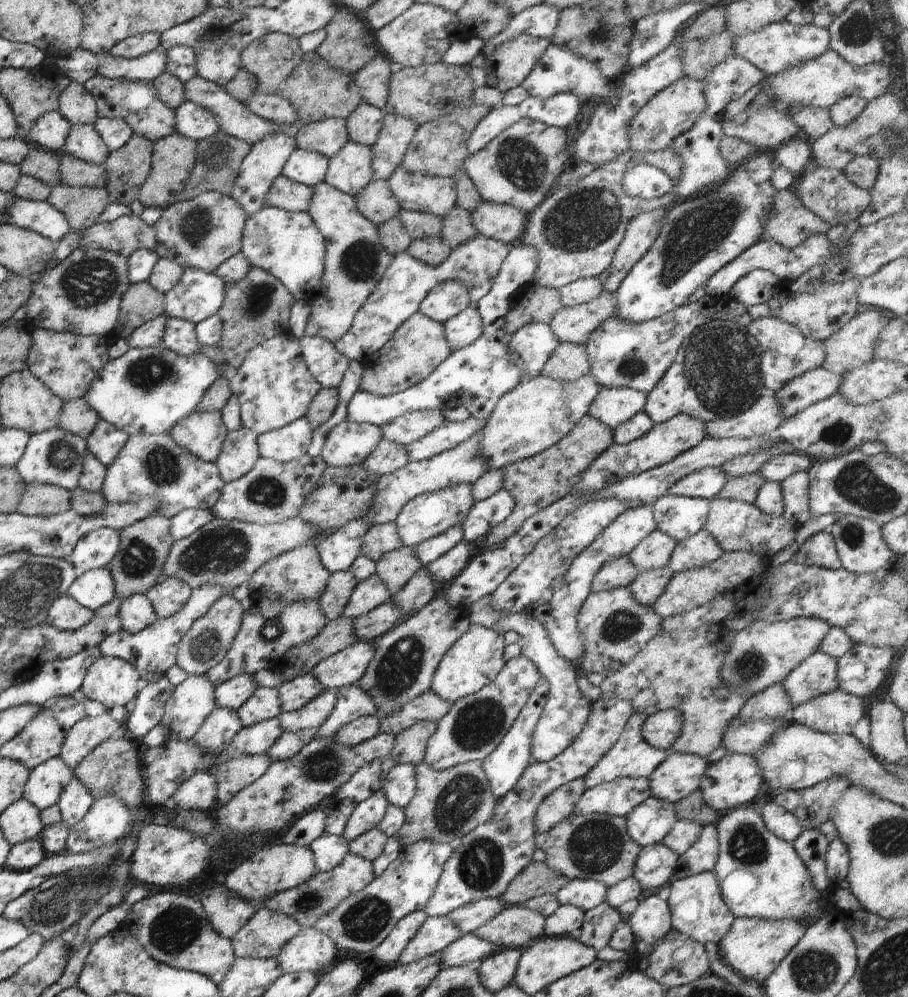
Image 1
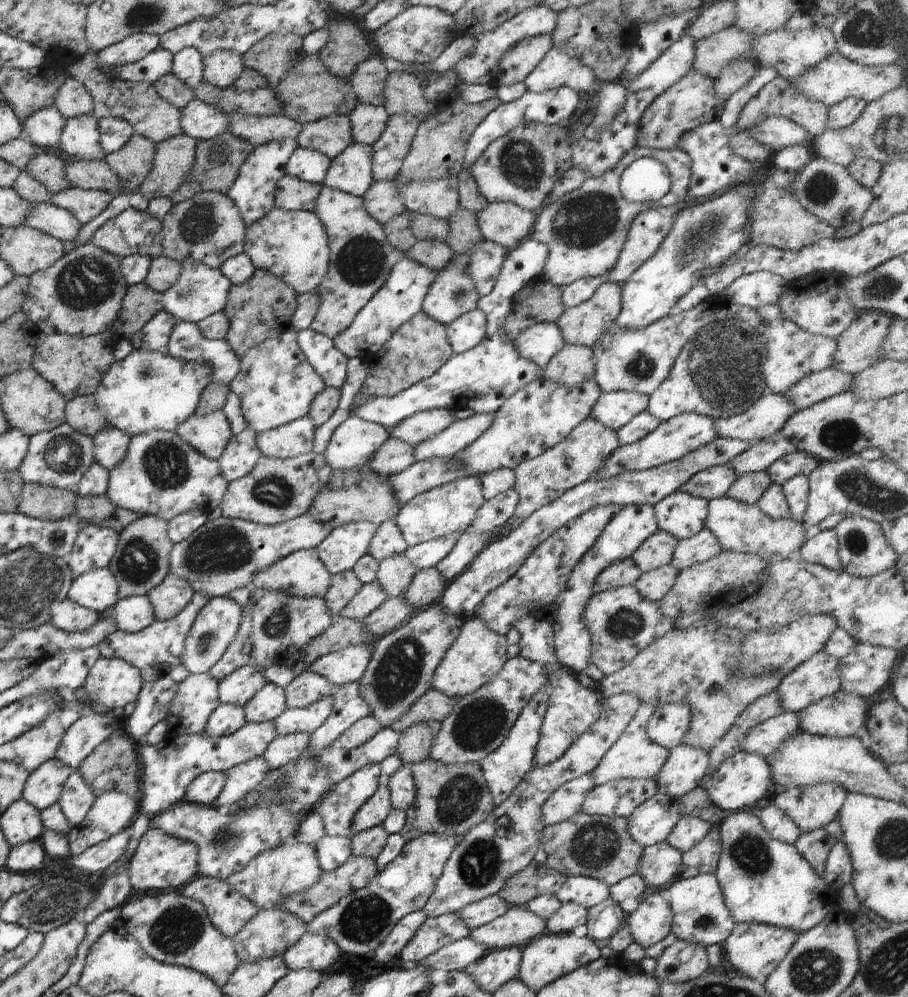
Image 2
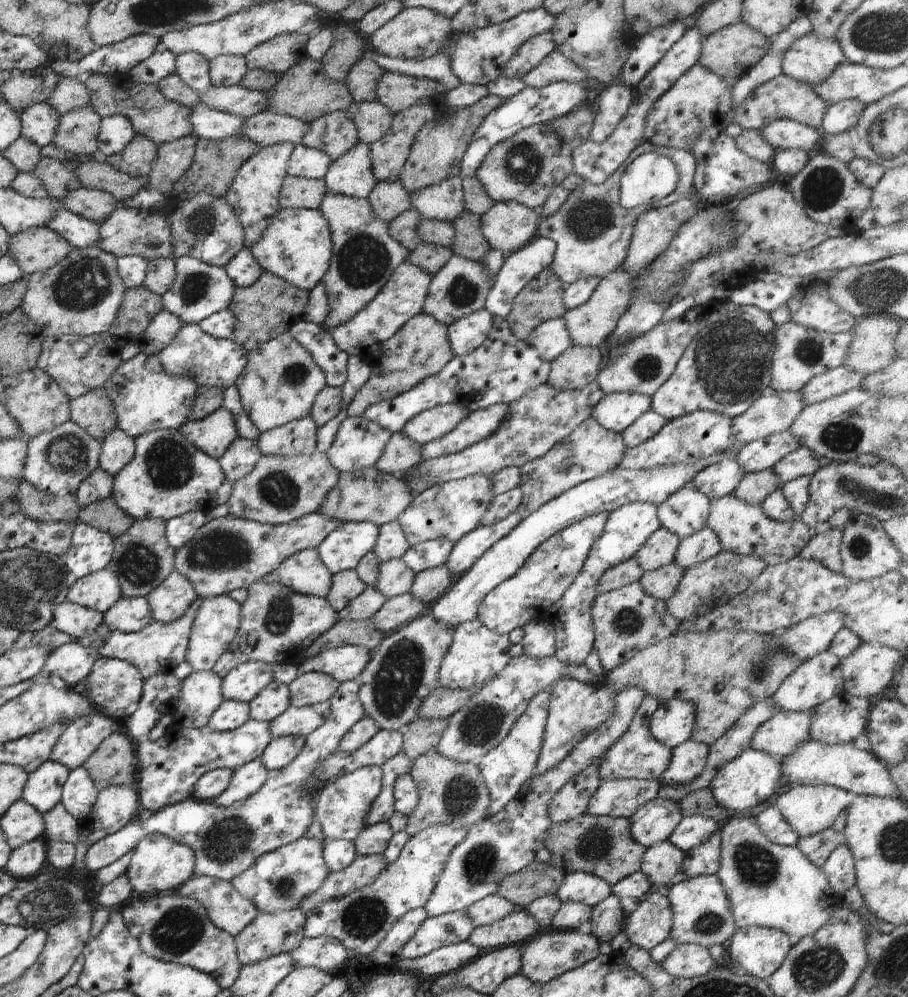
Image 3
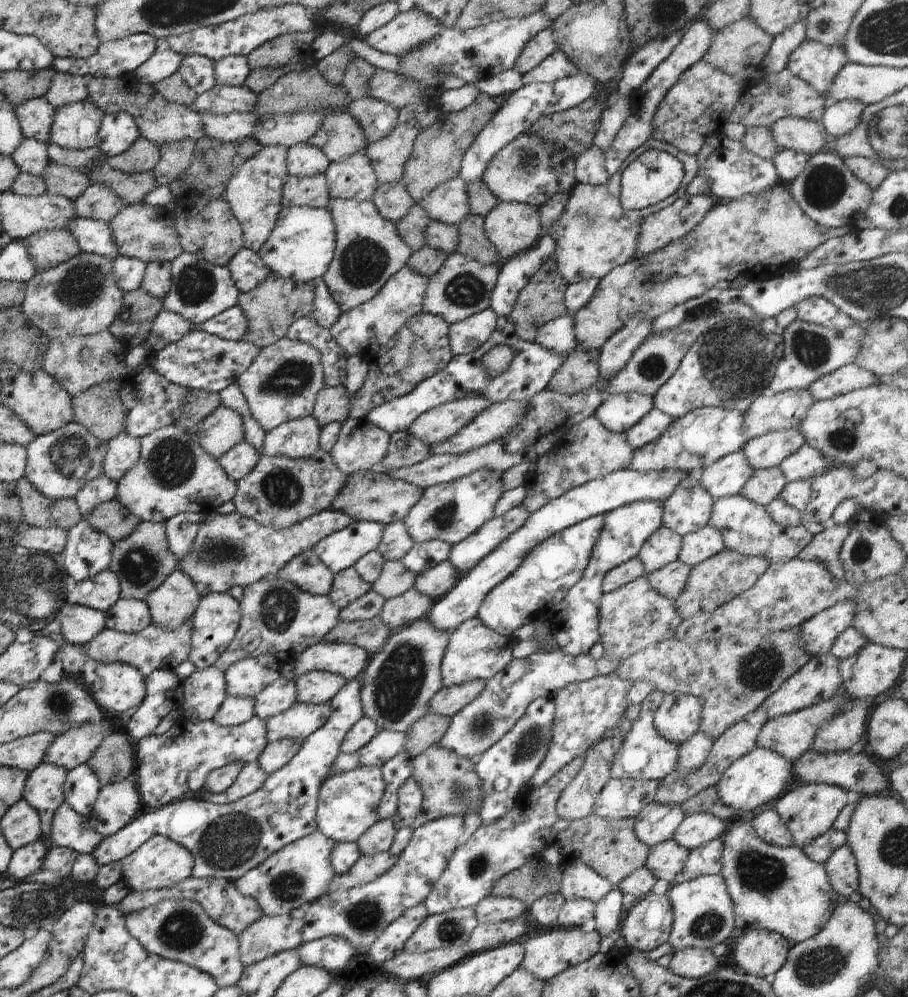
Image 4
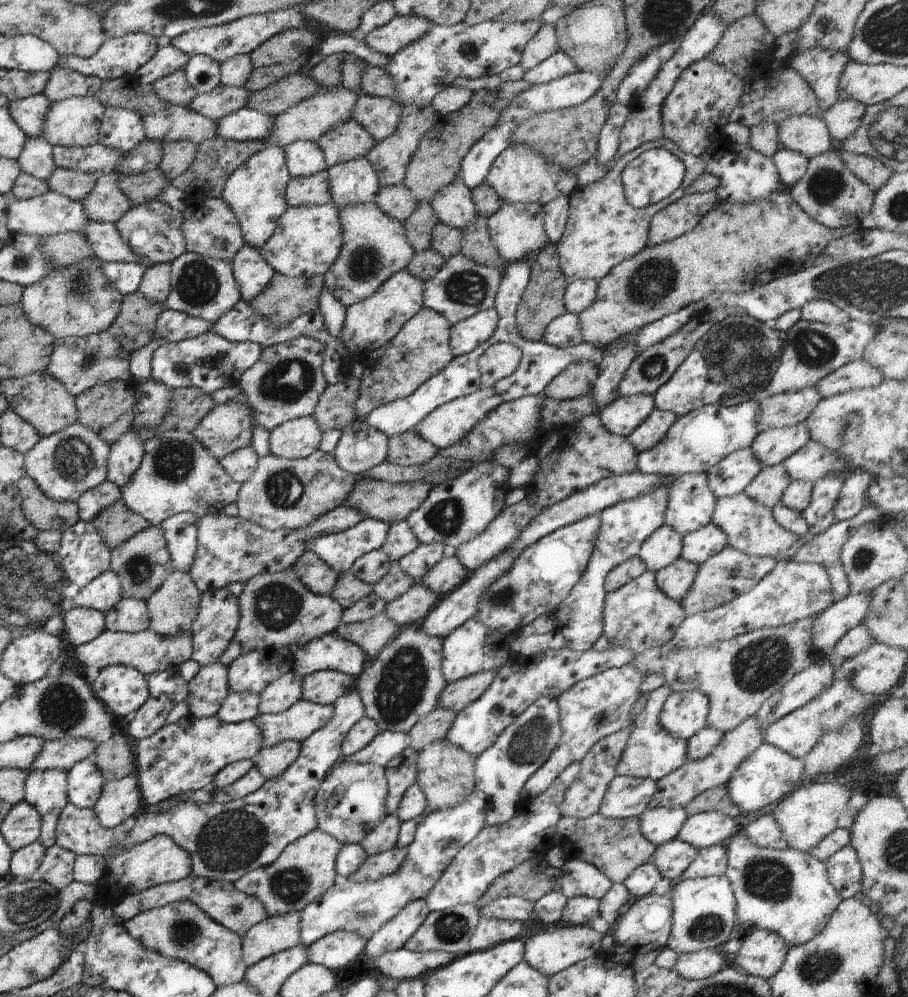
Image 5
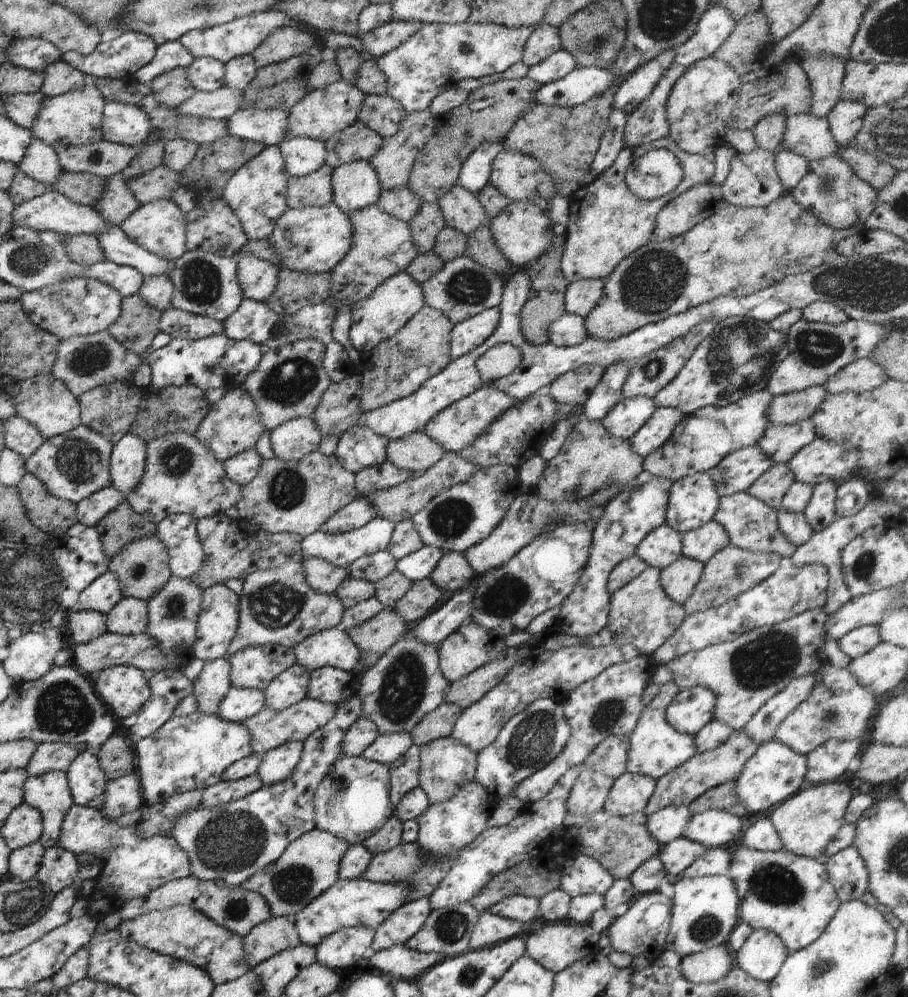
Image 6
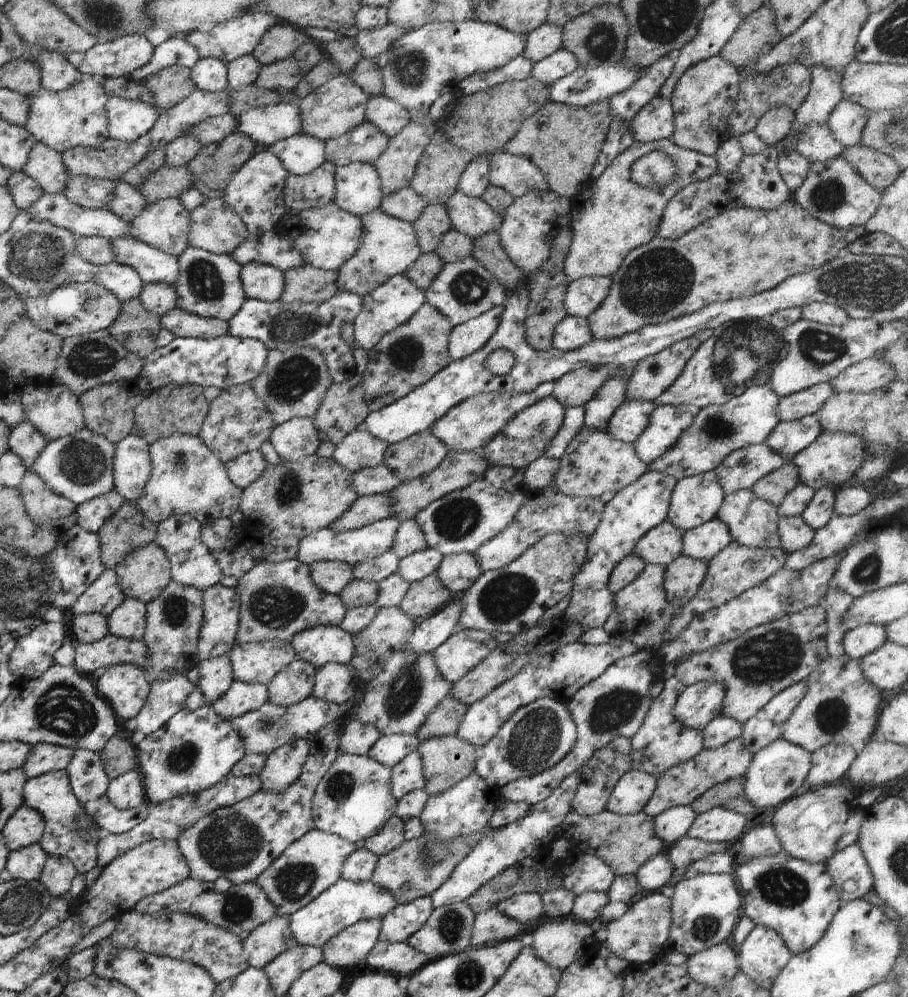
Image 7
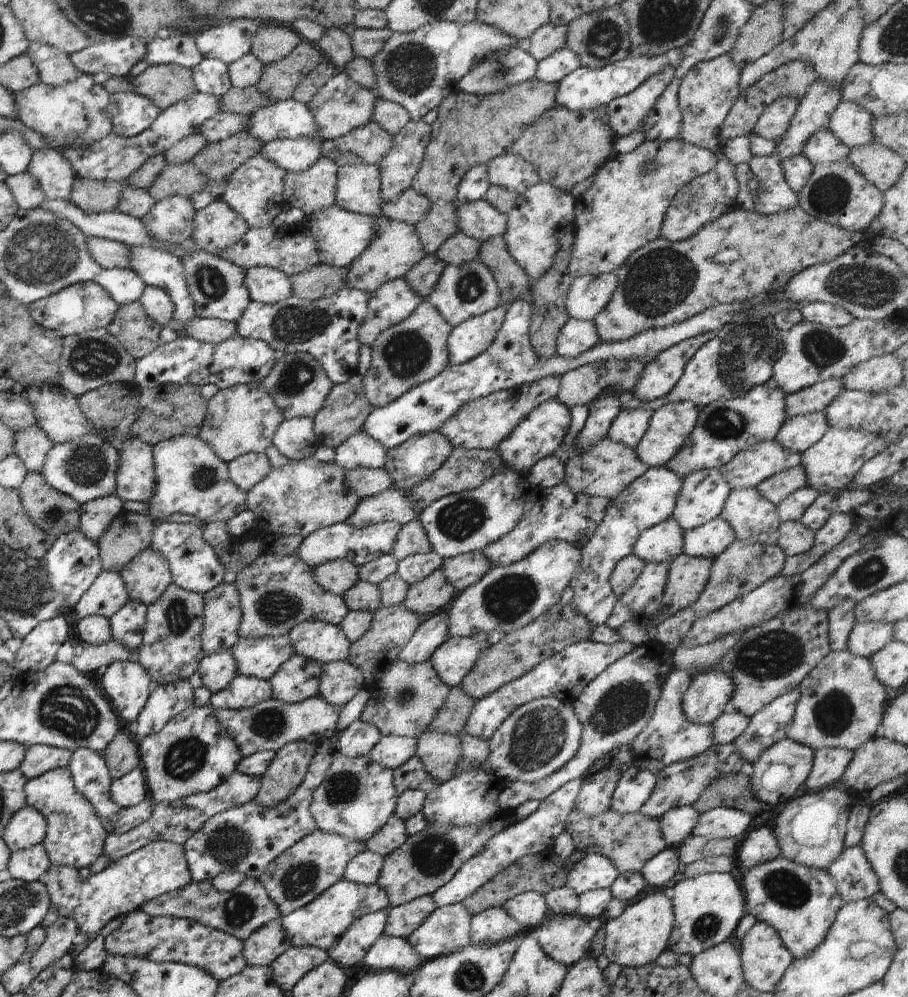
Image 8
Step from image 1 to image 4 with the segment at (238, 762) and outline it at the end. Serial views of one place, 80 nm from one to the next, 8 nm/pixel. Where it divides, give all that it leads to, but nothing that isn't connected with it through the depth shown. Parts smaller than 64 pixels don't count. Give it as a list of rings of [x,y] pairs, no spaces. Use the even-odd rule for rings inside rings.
[[[256,760],[251,763],[246,763],[238,773],[236,780],[232,786],[221,793],[212,794],[207,790],[202,790],[196,794],[196,798],[201,798],[203,801],[214,803],[215,805],[227,805],[262,788],[267,774]]]

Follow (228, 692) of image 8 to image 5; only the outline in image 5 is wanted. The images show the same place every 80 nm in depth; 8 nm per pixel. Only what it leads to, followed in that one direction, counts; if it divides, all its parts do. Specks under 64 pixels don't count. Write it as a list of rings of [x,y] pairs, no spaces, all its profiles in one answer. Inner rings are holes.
[[[229,693],[216,713],[226,724],[253,720],[259,715],[260,697],[256,693]]]

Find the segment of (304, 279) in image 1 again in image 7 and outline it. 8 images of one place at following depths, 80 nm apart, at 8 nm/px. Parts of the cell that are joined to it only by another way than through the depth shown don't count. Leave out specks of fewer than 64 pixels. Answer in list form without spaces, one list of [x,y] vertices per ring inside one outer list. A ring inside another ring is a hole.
[[[334,201],[322,208],[313,208],[305,211],[290,212],[290,218],[284,223],[284,232],[280,232],[284,238],[293,242],[294,248],[303,257],[302,265],[310,265],[317,269],[337,271],[346,260],[354,256],[360,244],[363,224],[361,218],[341,209]]]

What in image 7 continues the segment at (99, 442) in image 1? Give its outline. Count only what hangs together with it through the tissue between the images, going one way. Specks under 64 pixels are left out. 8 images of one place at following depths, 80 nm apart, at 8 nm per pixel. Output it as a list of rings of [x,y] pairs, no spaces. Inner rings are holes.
[[[130,434],[115,444],[114,489],[126,502],[133,503],[144,494],[151,470],[149,444],[144,439]]]

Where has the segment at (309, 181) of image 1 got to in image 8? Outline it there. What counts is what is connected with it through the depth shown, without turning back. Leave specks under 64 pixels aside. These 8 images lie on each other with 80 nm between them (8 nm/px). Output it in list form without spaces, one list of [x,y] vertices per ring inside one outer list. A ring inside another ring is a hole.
[[[312,137],[276,139],[264,144],[260,153],[285,171],[299,173],[304,172],[322,157],[320,145],[320,141]]]

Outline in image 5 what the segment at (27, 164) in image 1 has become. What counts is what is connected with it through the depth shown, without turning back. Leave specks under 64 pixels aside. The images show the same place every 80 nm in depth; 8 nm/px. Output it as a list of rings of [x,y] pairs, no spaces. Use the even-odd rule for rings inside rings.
[[[56,167],[46,182],[50,191],[60,193],[73,201],[83,201],[94,188],[99,176],[97,173],[83,173]]]

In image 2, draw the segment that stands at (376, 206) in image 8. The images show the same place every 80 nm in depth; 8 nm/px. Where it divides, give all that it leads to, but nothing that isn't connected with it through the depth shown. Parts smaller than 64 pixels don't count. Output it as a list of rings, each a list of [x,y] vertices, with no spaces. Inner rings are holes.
[[[350,143],[331,159],[323,184],[342,192],[363,197],[375,181],[372,172],[373,146]]]

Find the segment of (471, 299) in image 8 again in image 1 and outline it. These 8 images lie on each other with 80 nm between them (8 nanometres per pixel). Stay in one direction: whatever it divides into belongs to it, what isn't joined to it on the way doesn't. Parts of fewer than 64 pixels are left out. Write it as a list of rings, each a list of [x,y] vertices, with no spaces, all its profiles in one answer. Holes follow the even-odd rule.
[[[443,281],[428,292],[420,303],[419,311],[428,318],[444,324],[468,306],[471,306],[470,297],[462,283]]]

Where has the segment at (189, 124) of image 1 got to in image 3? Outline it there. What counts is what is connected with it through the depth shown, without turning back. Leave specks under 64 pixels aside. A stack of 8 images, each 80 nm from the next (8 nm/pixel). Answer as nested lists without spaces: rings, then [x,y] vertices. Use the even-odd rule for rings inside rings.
[[[196,103],[189,109],[189,121],[197,139],[220,140],[241,134],[243,120],[240,117]]]

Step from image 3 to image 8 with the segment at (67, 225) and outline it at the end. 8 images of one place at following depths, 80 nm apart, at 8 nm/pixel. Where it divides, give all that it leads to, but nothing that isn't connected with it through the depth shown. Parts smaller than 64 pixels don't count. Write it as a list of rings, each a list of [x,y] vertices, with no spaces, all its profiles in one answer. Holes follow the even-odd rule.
[[[129,247],[131,268],[147,284],[163,288],[174,303],[173,319],[180,321],[181,326],[186,321],[192,320],[195,316],[194,303],[186,284],[185,270],[182,261],[174,253],[157,249],[154,247]]]

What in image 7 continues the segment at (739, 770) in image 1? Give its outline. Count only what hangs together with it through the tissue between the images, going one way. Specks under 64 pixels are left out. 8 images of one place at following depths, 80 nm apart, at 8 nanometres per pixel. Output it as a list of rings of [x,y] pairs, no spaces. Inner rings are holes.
[[[782,738],[775,740],[752,755],[748,773],[744,774],[744,794],[755,808],[764,808],[764,804],[776,806],[794,796],[794,792],[806,780],[810,767],[811,753]],[[774,772],[780,772],[782,776],[774,776]],[[772,778],[774,782],[770,782]]]

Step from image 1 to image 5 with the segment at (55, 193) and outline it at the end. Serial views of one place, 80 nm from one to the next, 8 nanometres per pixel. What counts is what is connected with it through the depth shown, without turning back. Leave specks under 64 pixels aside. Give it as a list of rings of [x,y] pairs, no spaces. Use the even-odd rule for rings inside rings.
[[[110,171],[100,175],[94,188],[81,201],[88,219],[114,224],[132,207],[129,198],[118,188],[116,174]]]

